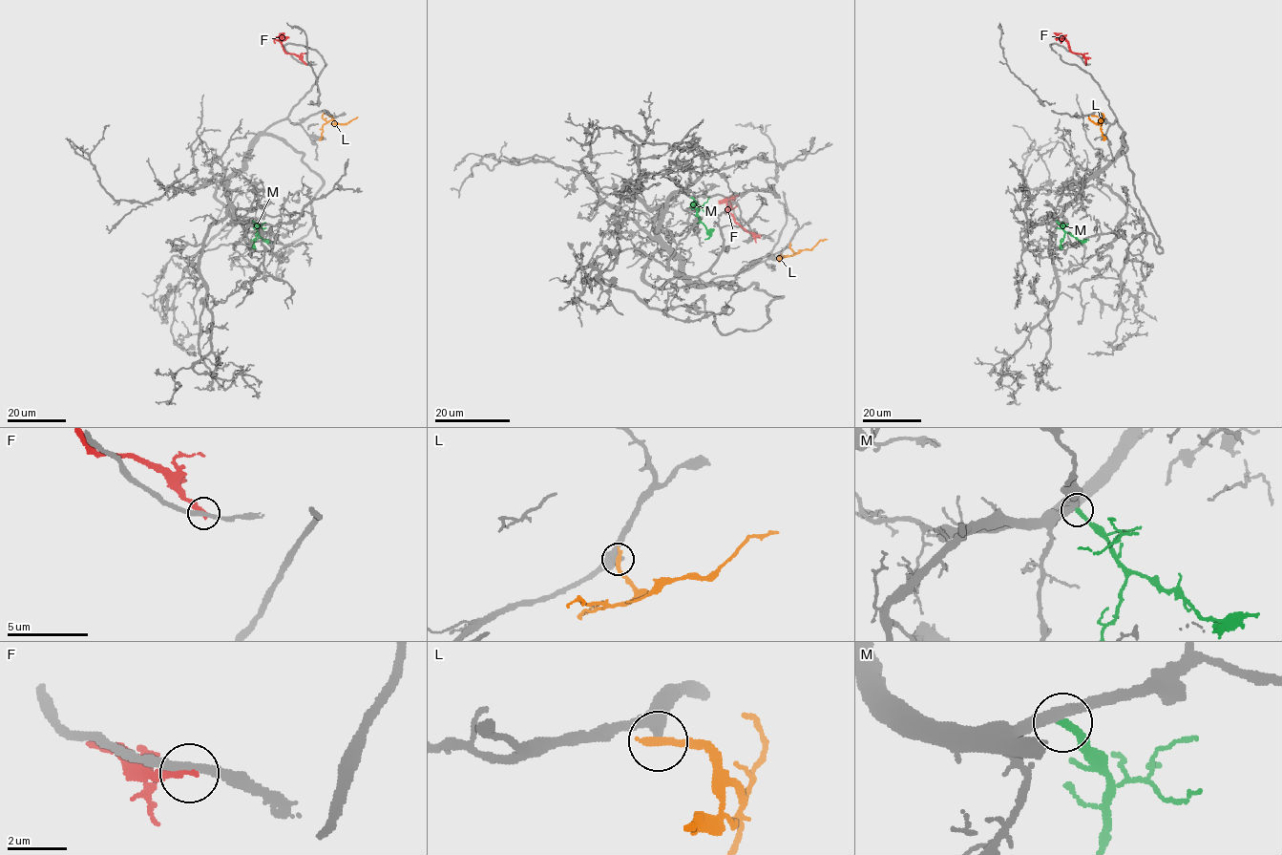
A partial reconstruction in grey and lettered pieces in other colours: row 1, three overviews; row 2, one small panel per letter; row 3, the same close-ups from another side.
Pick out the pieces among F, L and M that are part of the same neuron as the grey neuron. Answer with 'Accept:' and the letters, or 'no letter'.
Accept: M

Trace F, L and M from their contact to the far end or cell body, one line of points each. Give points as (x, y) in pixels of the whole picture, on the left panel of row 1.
F: (305, 63), (283, 50), (280, 40), (289, 37)
L: (329, 116), (339, 124), (347, 124), (357, 117)
M: (253, 221), (257, 234), (266, 241), (262, 240)

